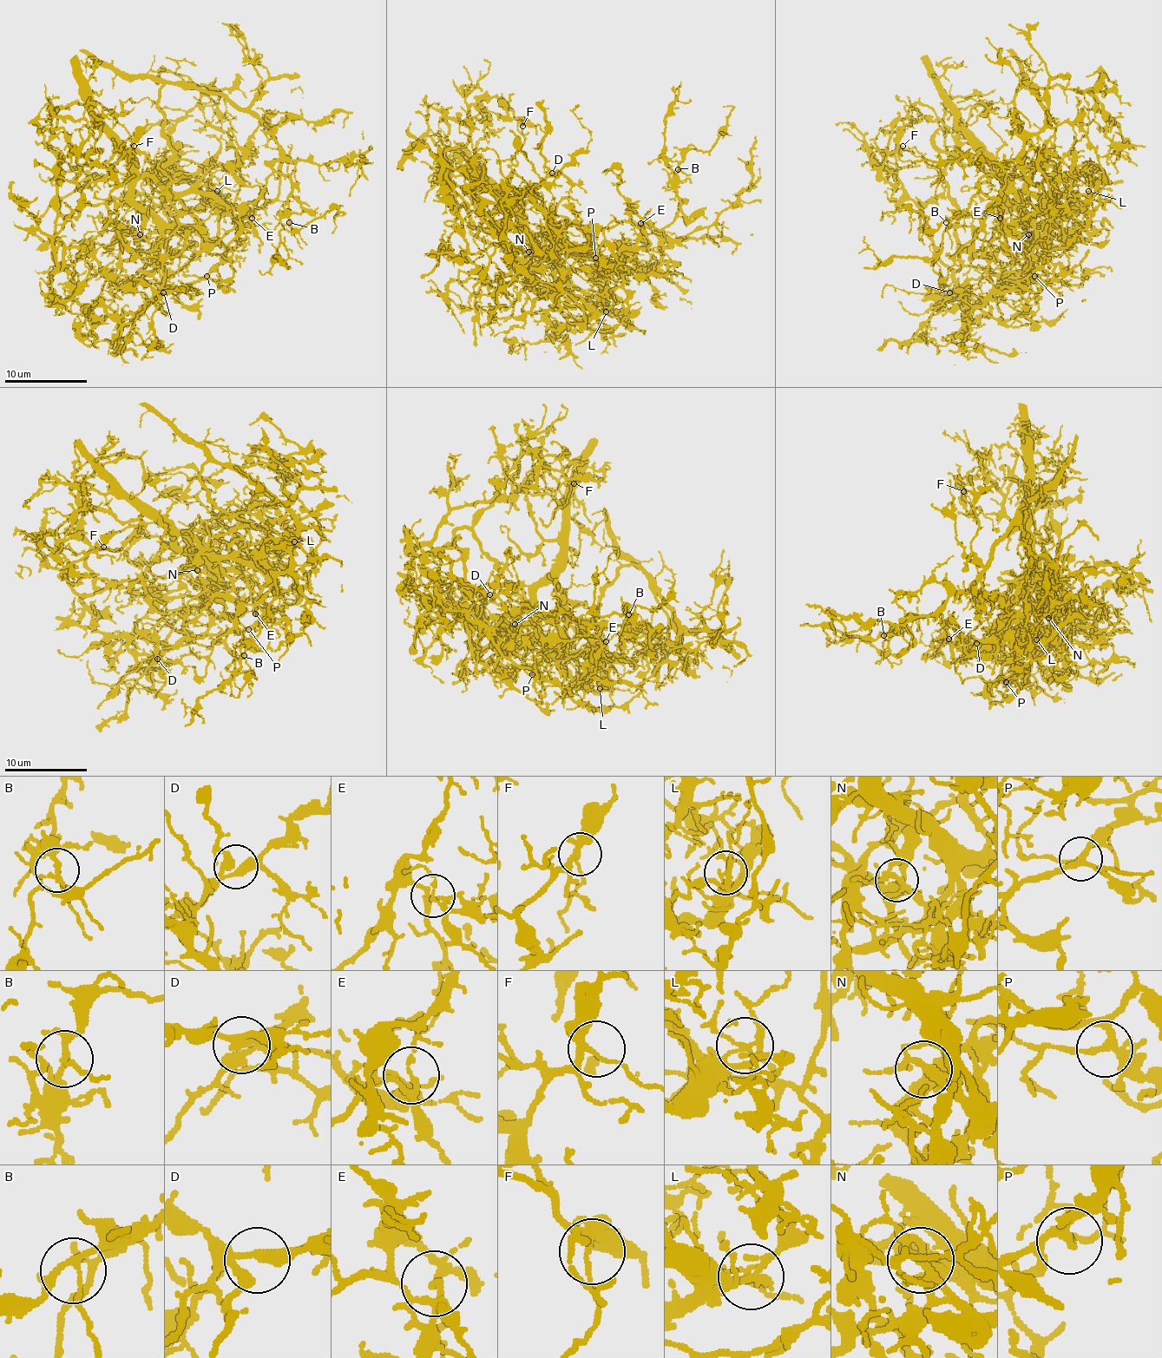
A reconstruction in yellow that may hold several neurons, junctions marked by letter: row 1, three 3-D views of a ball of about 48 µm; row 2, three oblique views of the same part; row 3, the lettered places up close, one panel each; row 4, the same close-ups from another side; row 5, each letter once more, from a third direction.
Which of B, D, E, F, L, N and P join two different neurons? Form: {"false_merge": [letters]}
{"false_merge": ["E", "N"]}

